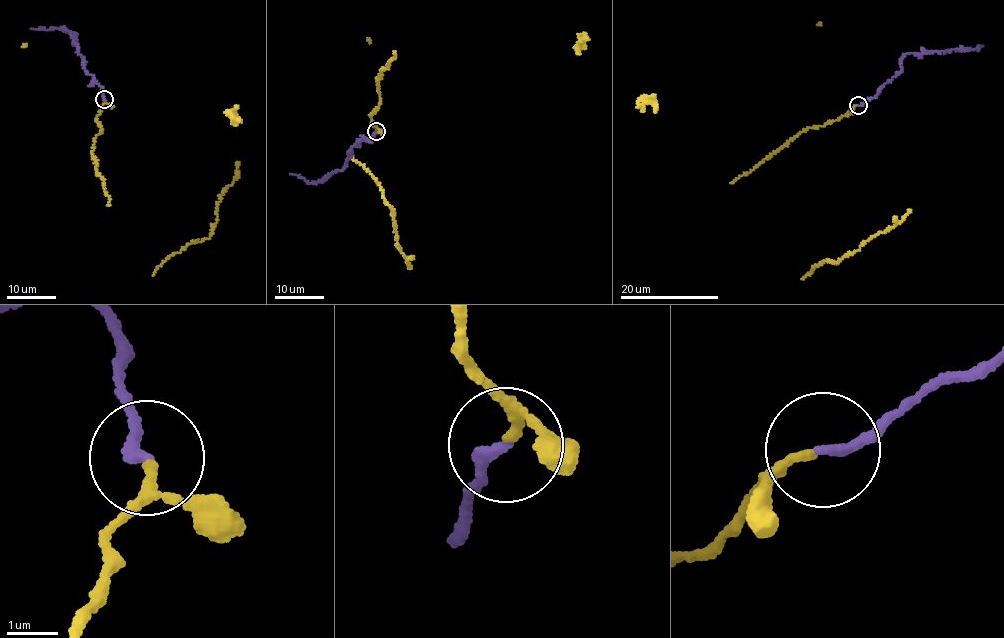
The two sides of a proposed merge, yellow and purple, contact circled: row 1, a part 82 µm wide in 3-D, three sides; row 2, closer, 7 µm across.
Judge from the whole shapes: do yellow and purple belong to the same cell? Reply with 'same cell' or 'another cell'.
same cell

